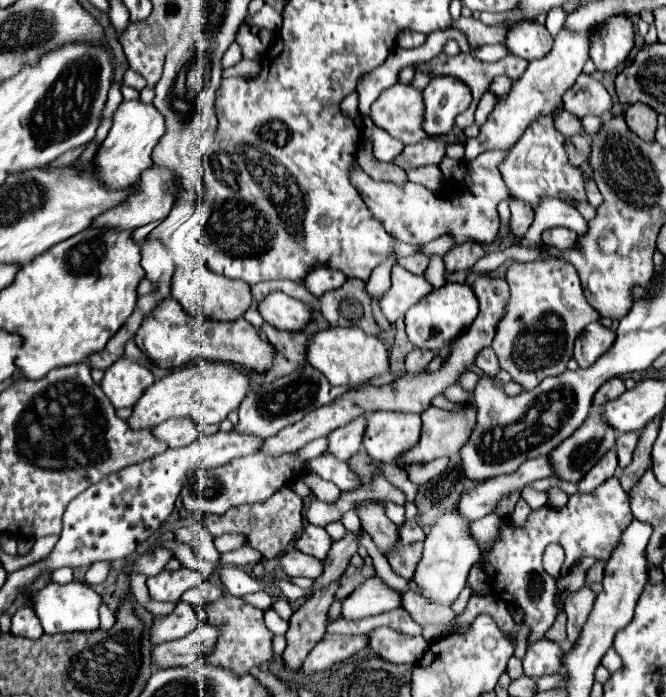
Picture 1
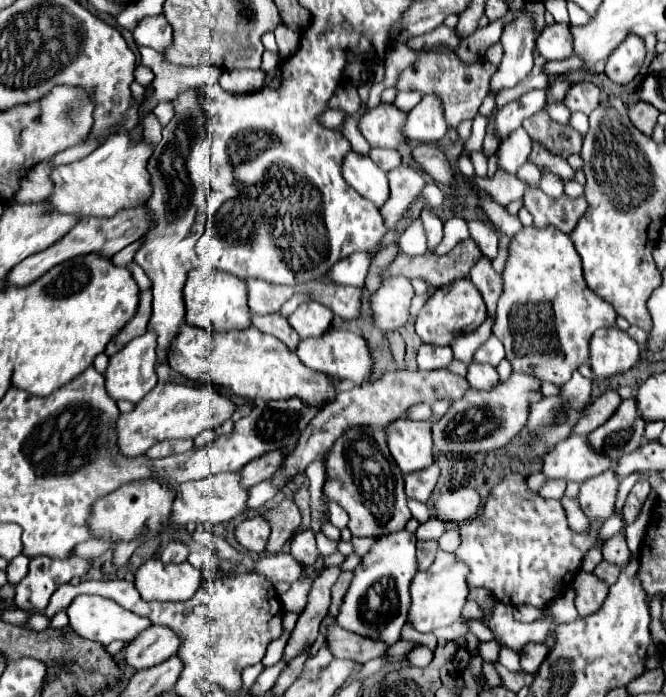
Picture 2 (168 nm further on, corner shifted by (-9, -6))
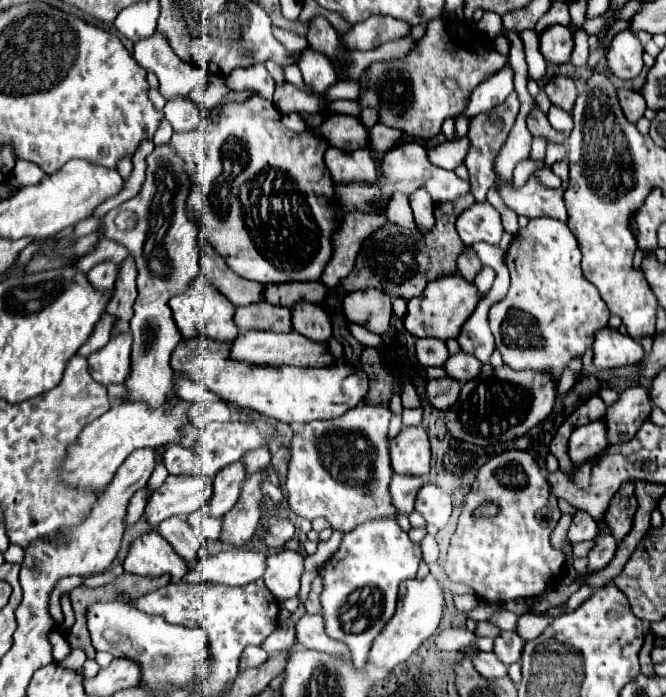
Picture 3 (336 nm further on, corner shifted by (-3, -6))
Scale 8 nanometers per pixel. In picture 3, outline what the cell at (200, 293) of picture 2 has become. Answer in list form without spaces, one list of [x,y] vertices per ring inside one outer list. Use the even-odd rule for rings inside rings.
[[[198,274],[188,290],[184,294],[178,294],[174,298],[170,298],[168,302],[170,310],[172,310],[172,318],[180,330],[180,334],[184,336],[184,340],[190,338],[200,338],[206,336],[210,340],[218,340],[218,342],[230,342],[238,336],[238,326],[234,324],[234,306],[230,304],[230,300],[226,296],[222,296],[204,274]]]

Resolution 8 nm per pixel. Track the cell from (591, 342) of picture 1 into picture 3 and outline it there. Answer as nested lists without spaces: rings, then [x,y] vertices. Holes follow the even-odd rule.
[[[614,328],[598,330],[594,338],[594,366],[596,368],[620,368],[640,362],[644,348],[628,334],[620,334]]]

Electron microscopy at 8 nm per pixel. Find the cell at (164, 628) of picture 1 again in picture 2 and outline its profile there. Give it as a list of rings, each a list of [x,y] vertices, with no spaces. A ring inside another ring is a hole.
[[[152,624],[128,646],[126,662],[136,670],[150,668],[174,656],[178,648],[180,648],[180,636],[172,628]]]

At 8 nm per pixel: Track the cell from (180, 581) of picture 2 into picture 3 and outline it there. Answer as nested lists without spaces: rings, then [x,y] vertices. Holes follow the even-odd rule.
[[[146,532],[138,536],[124,558],[124,570],[140,576],[162,576],[170,574],[178,580],[186,574],[186,562],[174,552],[174,548],[156,532]]]

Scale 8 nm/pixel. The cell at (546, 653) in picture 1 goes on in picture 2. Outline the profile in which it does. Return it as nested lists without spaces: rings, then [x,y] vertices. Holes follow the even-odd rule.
[[[530,642],[522,648],[520,652],[520,662],[522,662],[522,668],[530,674],[536,674],[536,670],[540,670],[544,658],[548,658],[548,646],[546,644],[536,644],[536,642]]]

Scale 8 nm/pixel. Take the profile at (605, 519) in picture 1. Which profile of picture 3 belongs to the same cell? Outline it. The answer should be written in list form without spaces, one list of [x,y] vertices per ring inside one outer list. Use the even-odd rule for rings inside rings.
[[[506,450],[494,458],[490,458],[478,472],[462,514],[458,518],[458,528],[450,540],[450,548],[448,548],[448,558],[444,562],[444,570],[448,574],[448,578],[452,582],[460,582],[470,586],[476,596],[480,596],[486,602],[492,604],[504,604],[508,600],[516,600],[516,598],[536,598],[542,592],[546,592],[546,588],[556,580],[556,576],[560,574],[560,570],[564,568],[564,554],[554,550],[550,546],[550,534],[556,528],[556,522],[560,518],[560,508],[558,508],[558,500],[556,496],[550,492],[550,484],[546,482],[546,476],[538,464],[538,460],[526,452],[526,450]],[[484,502],[494,502],[500,506],[500,514],[494,518],[474,518],[474,510]]]

